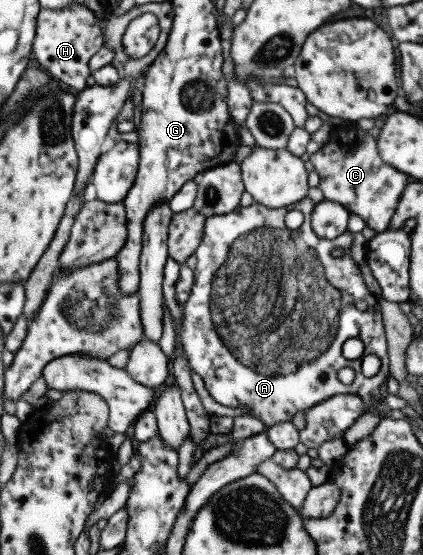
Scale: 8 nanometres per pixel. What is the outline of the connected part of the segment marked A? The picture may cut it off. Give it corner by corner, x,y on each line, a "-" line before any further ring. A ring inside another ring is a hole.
305,197
305,199
299,201
297,204
292,204
291,206
280,209
269,209
254,202
252,205
249,205
249,207
239,205
235,210
227,212
226,214
212,215
206,218
203,237
201,238
199,247
194,253
195,259
197,259
197,265
195,265
194,270
194,284
192,285
189,299
183,304
183,329
179,338
183,345
182,349
184,354
187,356
190,370
201,376
207,391
215,402
225,407
230,407
231,409
247,406
247,408
251,408
249,414
258,417
263,423
266,423
268,427
281,422
291,422
295,413
299,413
300,411
307,412
309,408
337,394
355,393
363,400
367,412
377,413
383,409
383,399
385,397
384,385
391,376
388,345
386,343
386,333
382,320
382,307
379,297
369,292
369,289
365,286
359,265
350,257
353,234
347,230
335,239
323,239
319,237
311,227
311,214
315,205
316,204
311,201
309,197
-
293,210
301,211
304,215
304,221
297,229
290,229
285,226
285,215
287,215
288,211
-
333,249
344,249
345,254
341,257
333,258
331,255
-
351,338
359,338
363,341
363,356
377,355
377,357
379,357
381,366
378,373
374,376
365,377
365,375
363,375
361,372
362,358
347,359
342,354
343,343
-
347,366
355,371
355,378
349,385
342,383
337,376
339,369
343,369
343,367

